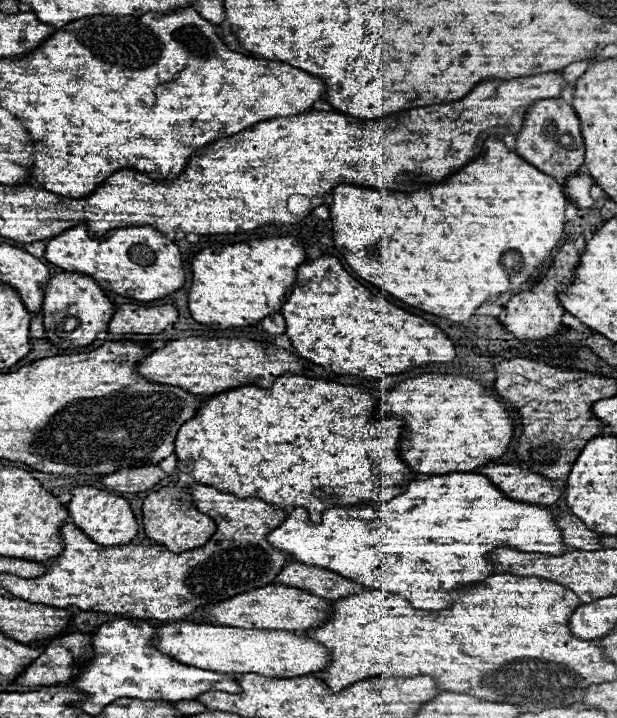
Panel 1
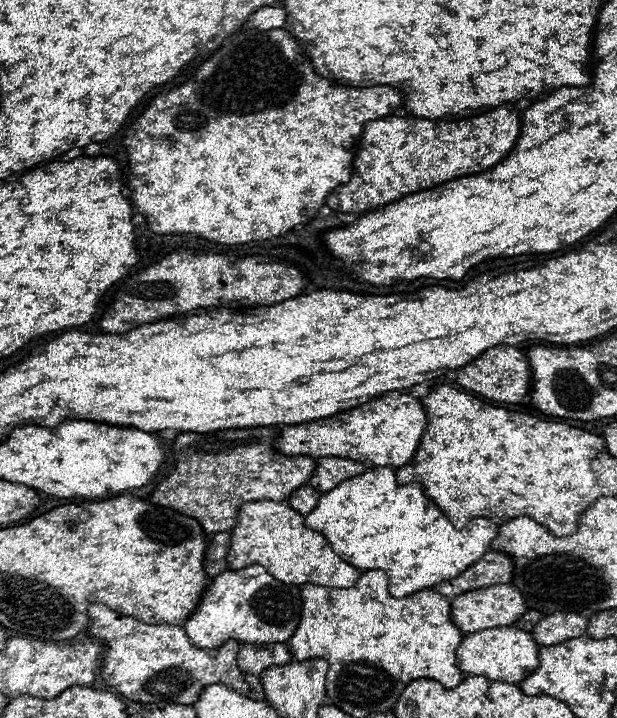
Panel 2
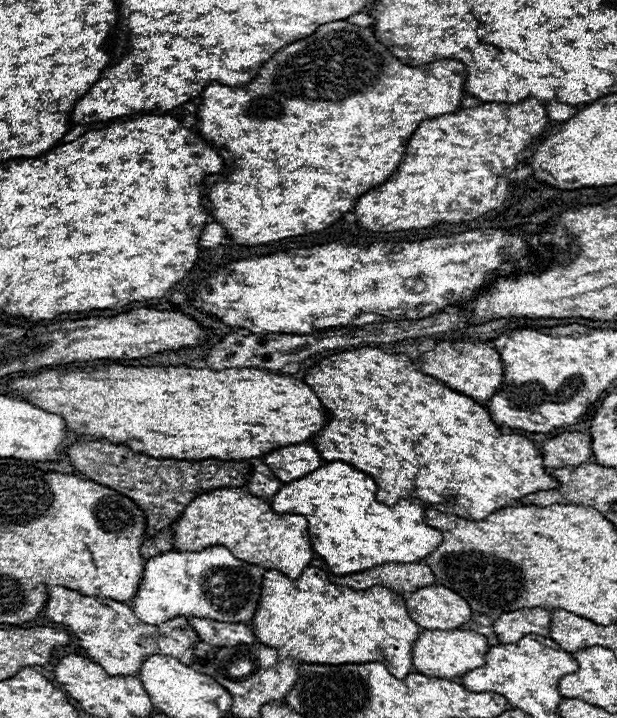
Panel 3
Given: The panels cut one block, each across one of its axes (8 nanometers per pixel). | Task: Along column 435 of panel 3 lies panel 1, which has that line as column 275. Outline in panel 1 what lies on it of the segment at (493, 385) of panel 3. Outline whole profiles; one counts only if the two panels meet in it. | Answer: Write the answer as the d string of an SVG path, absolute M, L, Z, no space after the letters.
M178 338L170 340L164 348L154 350L138 362L138 374L142 374L142 378L146 378L148 382L178 386L186 392L204 396L218 394L244 384L258 384L262 388L268 388L278 376L304 374L304 370L306 366L302 358L296 358L288 350L276 348L272 344L262 344L248 338Z

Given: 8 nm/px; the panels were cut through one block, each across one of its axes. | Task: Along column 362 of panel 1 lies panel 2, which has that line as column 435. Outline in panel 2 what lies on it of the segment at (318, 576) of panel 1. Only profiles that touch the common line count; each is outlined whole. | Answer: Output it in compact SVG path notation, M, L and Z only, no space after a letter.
M498 550L486 552L478 562L474 562L466 572L462 572L454 580L446 580L432 590L454 598L458 592L466 592L470 588L486 588L486 584L510 584L514 576L514 562L510 556Z

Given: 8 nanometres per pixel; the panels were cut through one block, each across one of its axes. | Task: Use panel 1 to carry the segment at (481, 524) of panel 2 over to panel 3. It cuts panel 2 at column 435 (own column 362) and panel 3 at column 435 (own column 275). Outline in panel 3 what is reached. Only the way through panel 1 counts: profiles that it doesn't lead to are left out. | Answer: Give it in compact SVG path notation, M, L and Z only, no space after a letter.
M326 462L318 470L306 474L304 478L284 484L272 496L270 506L276 514L292 512L292 514L302 514L308 520L308 536L314 548L314 558L322 556L330 572L336 576L364 572L368 568L382 566L388 562L404 562L404 564L418 562L442 542L442 534L424 522L424 508L416 498L402 498L394 506L386 506L374 498L374 490L376 490L376 482L370 476L356 470L354 466L344 462Z

